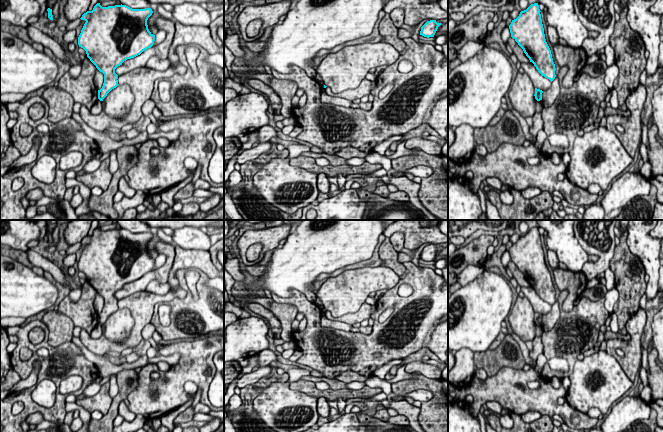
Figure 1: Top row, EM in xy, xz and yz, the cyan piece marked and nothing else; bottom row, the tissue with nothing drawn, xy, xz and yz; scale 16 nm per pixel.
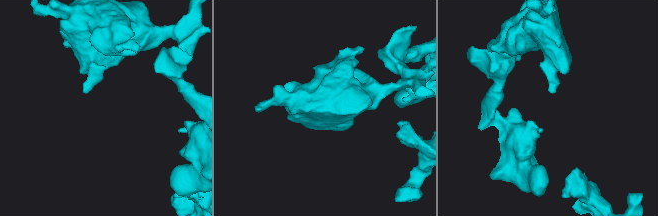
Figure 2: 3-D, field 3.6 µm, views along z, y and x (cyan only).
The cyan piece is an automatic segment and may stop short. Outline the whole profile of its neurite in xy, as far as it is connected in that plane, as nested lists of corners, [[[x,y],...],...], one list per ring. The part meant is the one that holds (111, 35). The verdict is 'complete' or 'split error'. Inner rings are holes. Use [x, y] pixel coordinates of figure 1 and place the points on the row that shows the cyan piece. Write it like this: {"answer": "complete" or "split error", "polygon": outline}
{"answer": "complete", "polygon": [[[97,3],[80,18],[86,22],[78,45],[104,74],[103,86],[98,90],[100,101],[119,85],[115,69],[153,46],[155,35],[147,25],[152,13],[151,8],[132,9],[122,4],[102,7]]]}

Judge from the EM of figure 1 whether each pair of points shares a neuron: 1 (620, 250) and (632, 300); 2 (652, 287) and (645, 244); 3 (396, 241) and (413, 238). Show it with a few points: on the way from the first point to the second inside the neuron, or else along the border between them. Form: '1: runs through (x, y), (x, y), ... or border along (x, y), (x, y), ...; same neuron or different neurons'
1: runs through (623, 262), (630, 273), (630, 288); same neuron
2: runs through (652, 276), (652, 264), (649, 255); same neuron
3: border along (389, 238), (394, 233), (401, 232), (404, 246); different neurons

